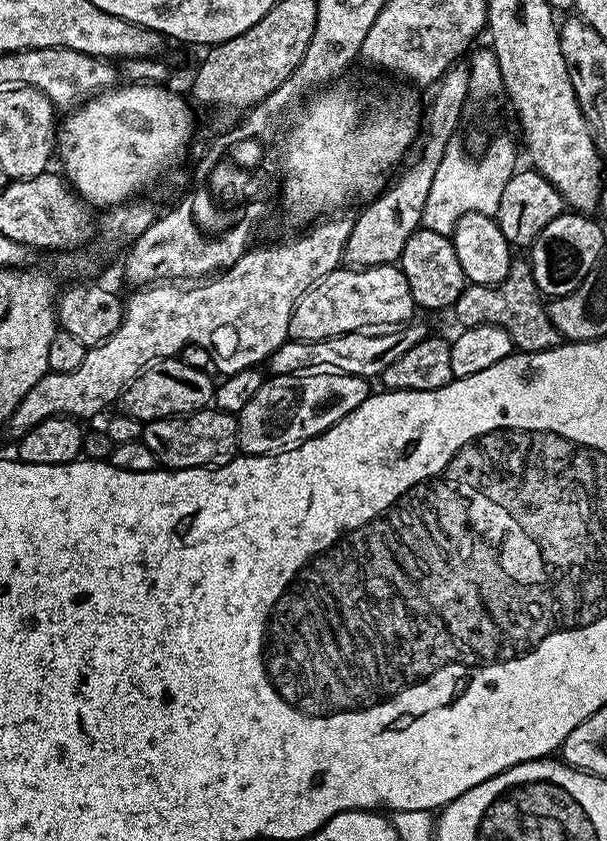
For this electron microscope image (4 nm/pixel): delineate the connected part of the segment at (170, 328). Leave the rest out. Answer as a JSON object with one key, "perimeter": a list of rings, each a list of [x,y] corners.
{"perimeter":[[[332,214],[313,223],[309,227],[313,228],[305,236],[292,236],[289,240],[280,240],[277,244],[266,245],[265,248],[253,247],[242,258],[238,258],[234,266],[223,269],[207,282],[193,283],[196,284],[193,288],[179,288],[176,285],[179,283],[176,282],[160,282],[155,286],[144,286],[133,291],[136,293],[124,304],[124,317],[118,330],[114,330],[114,334],[110,334],[110,338],[97,348],[89,348],[78,370],[70,374],[48,371],[38,382],[38,386],[34,386],[34,390],[30,390],[26,398],[22,398],[8,420],[7,431],[19,438],[34,430],[38,422],[46,422],[46,418],[55,416],[71,416],[87,422],[103,408],[115,405],[124,390],[136,381],[136,377],[149,364],[175,357],[187,344],[197,344],[205,348],[212,356],[211,367],[217,368],[221,377],[233,376],[238,374],[238,370],[263,365],[274,354],[274,350],[278,350],[289,339],[288,327],[292,311],[302,294],[306,294],[317,282],[326,278],[326,274],[341,267],[353,217],[340,215],[344,214]]]}

